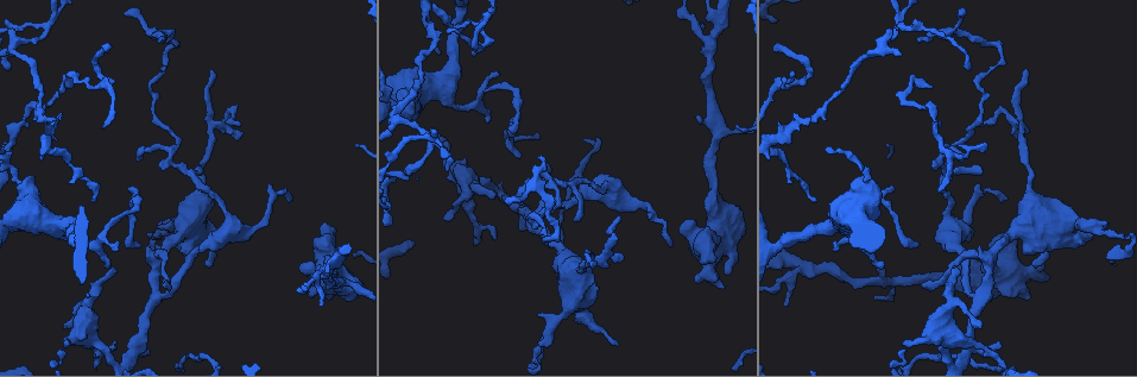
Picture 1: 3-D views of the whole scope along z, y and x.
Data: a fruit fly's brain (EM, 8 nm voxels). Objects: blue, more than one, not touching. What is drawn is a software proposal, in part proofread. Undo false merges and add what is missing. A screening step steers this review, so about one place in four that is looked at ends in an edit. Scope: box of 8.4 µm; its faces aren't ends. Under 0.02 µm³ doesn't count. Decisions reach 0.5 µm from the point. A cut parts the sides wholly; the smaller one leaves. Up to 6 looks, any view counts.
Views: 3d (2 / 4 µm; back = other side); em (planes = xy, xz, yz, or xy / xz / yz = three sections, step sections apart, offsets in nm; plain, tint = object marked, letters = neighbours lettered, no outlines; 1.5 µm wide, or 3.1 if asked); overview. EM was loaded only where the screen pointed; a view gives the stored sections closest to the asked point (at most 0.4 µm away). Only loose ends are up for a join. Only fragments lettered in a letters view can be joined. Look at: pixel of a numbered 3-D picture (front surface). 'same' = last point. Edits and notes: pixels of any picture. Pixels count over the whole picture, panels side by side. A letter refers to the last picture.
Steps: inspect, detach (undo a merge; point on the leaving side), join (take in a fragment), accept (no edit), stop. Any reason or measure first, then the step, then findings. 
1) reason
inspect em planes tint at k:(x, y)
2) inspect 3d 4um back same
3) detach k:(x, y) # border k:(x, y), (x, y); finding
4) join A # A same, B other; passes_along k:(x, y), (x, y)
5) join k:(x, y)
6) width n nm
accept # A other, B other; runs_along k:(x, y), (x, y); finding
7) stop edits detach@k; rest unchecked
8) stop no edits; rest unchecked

tapers out
inspect 3d 4um back at 1:(920, 40)

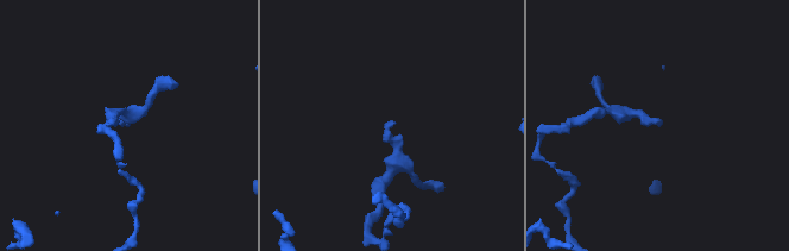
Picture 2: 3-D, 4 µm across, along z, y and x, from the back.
inspect em planes letters at 2:(392, 125)

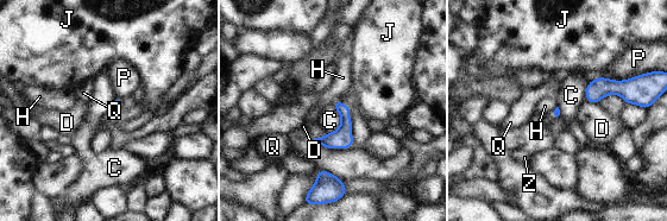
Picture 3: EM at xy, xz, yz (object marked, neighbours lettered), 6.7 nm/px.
longest_contact C 220 nm
accept # C other, D other, H other, J other, P other, Q other, Z other; border 3:(331, 103), (340, 125), (326, 134); no lettered fragment goes on from it

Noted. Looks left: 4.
abrupt turn
inspect em yz step 4 letters at 1:(518, 118)

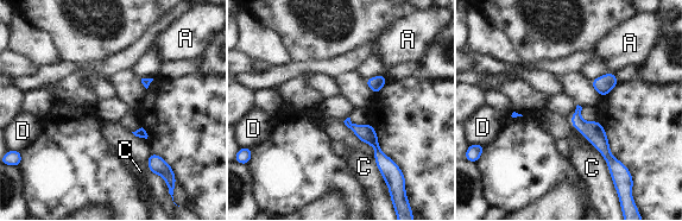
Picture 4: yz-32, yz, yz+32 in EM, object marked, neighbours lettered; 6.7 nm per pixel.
accept # A other, C other, D other; border 4:(574, 127), (601, 155), (611, 176); continuous, no second cell

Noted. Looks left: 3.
sharp bend
inspect 3d 4um at 1:(110, 78)

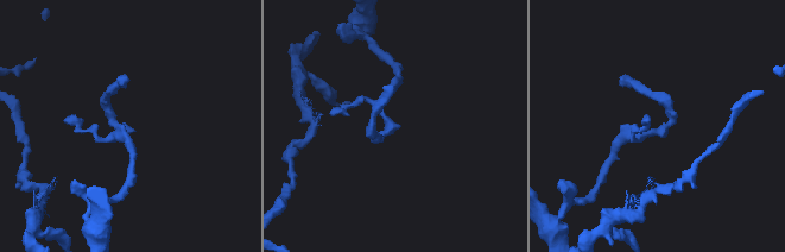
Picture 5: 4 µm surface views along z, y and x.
inspect em planes letters at 5:(387, 124)

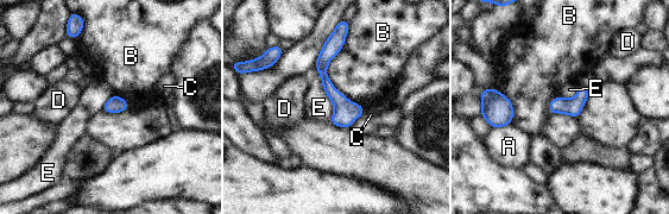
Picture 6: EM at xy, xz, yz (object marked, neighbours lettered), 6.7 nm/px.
accept # A other, B other, C other, D other, E other; runs_along 6:(342, 35), (322, 75), (347, 125); all the same cell

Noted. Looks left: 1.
stop no edits; rest unchecked

